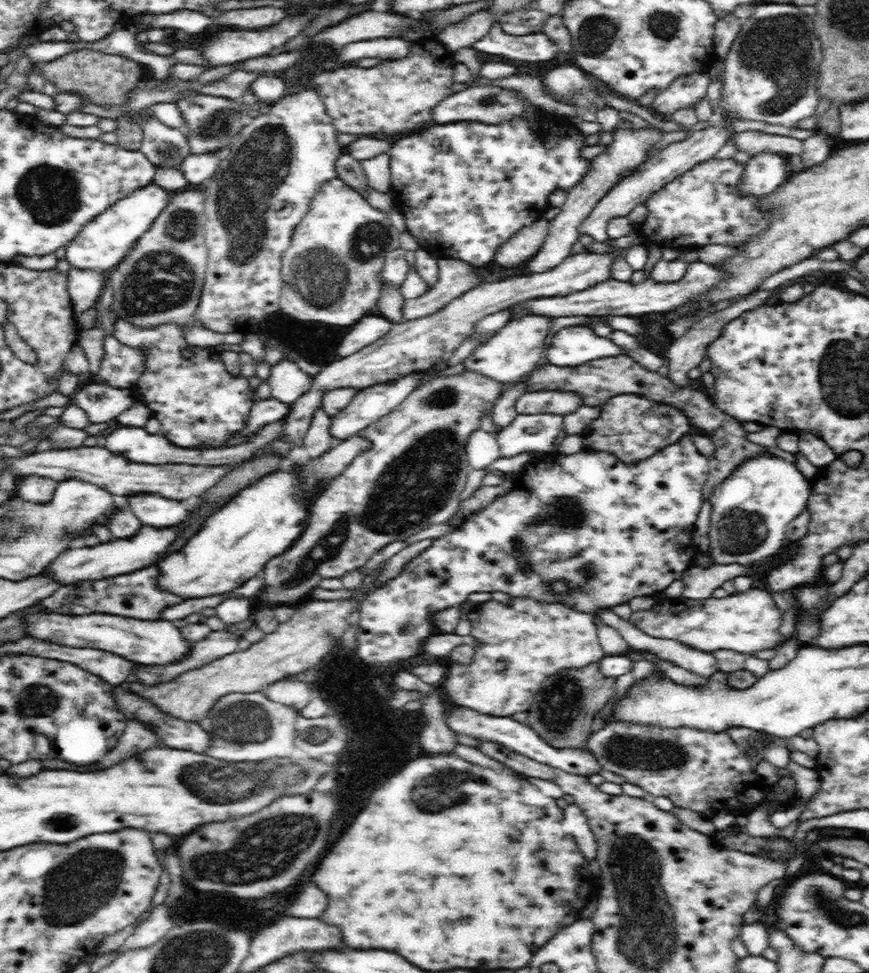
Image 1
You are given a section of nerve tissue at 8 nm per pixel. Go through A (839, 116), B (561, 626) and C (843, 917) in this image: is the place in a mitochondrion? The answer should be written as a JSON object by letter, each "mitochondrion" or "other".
{"A":"other","B":"other","C":"mitochondrion"}

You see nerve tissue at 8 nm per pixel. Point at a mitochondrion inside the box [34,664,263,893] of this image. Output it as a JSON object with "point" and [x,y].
{"point":[58,821]}

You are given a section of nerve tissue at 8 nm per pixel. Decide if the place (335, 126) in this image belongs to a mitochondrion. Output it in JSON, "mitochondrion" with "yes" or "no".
{"mitochondrion":"no"}

